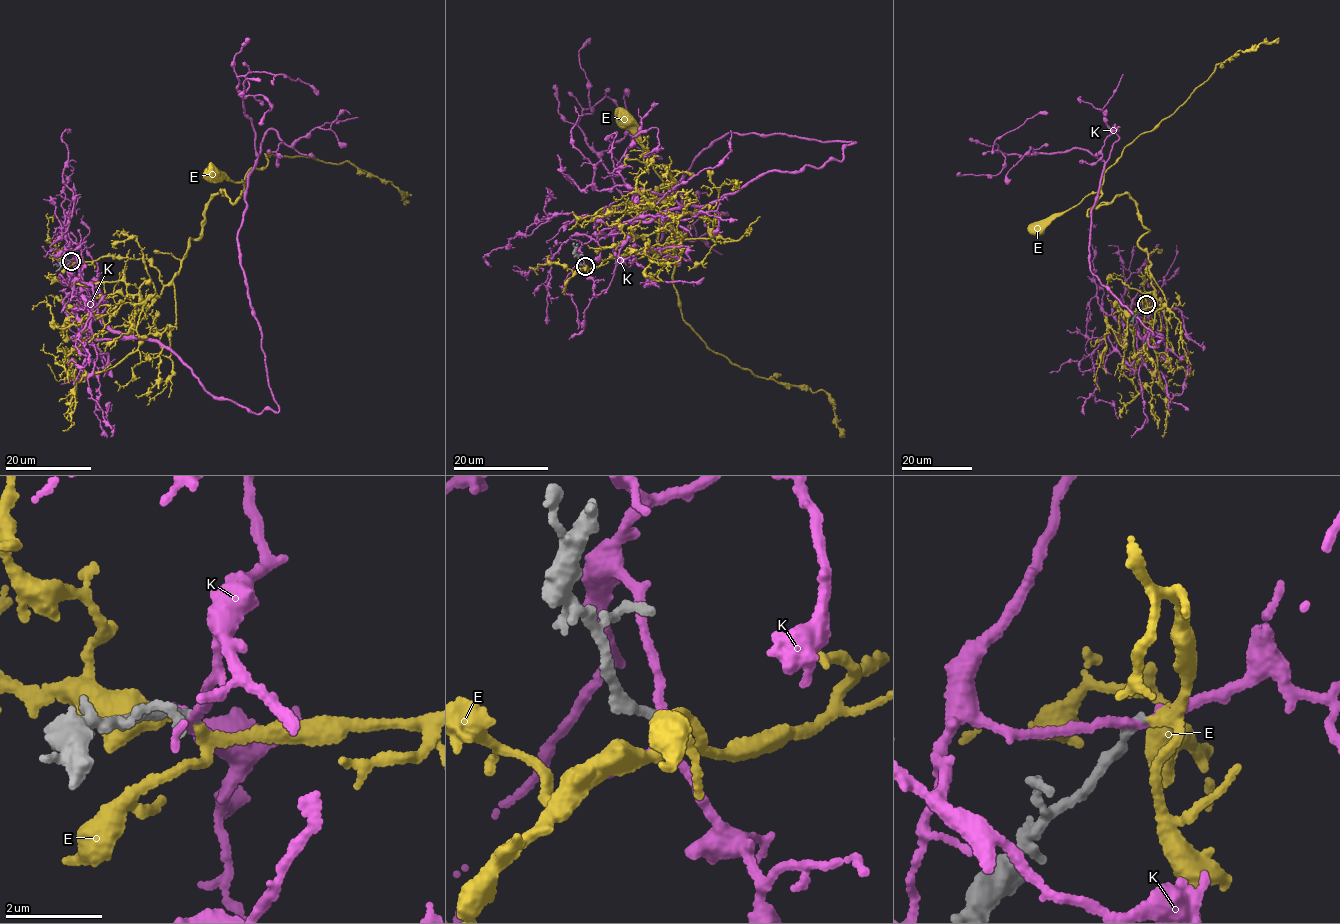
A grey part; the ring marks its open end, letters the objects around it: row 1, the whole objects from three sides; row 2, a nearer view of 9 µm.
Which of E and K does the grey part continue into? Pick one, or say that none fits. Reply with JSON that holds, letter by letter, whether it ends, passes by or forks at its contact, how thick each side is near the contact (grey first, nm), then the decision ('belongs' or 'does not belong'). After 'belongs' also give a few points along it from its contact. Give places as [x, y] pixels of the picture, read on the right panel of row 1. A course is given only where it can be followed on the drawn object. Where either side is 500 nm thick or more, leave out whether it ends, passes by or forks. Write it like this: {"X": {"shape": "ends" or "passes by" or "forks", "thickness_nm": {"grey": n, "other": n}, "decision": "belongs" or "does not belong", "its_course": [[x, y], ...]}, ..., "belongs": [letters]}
{"E": {"shape": "forks", "thickness_nm": {"grey": 140, "other": 170}, "decision": "belongs", "its_course": [[1145, 304], [1150, 262], [1137, 239], [1149, 231], [1127, 193], [1089, 216], [1100, 196], [1090, 194], [1037, 229]]}, "K": {"shape": "forks", "thickness_nm": {"grey": 160, "other": 140}, "decision": "does not belong"}, "belongs": ["E"]}

